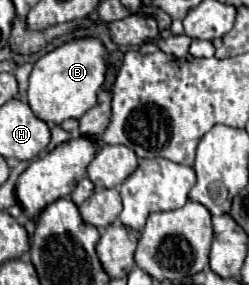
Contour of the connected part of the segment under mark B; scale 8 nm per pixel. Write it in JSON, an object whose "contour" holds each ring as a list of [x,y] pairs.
{"contour":[[[78,37],[78,39],[72,39],[72,41],[62,43],[62,45],[56,47],[54,51],[42,55],[42,57],[34,63],[34,69],[32,69],[30,79],[28,79],[28,105],[30,105],[30,109],[32,109],[40,119],[44,119],[46,123],[52,121],[52,123],[60,125],[62,121],[66,121],[66,119],[70,119],[70,117],[80,119],[80,117],[82,117],[90,107],[94,107],[94,103],[98,101],[98,89],[102,87],[104,75],[106,75],[104,55],[106,55],[106,47],[104,47],[102,39],[98,39],[98,37]]]}

